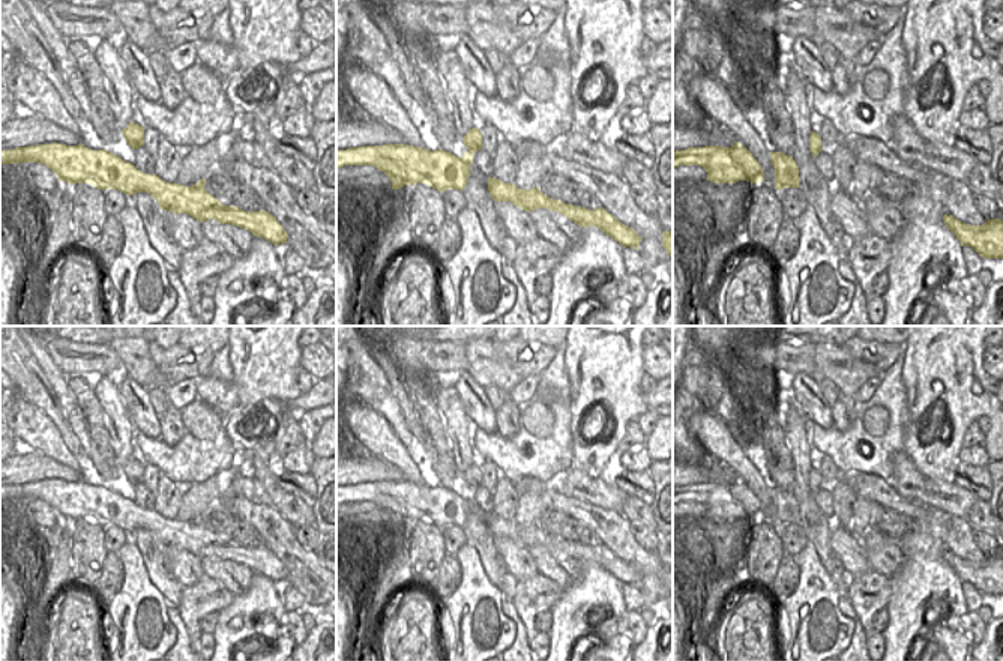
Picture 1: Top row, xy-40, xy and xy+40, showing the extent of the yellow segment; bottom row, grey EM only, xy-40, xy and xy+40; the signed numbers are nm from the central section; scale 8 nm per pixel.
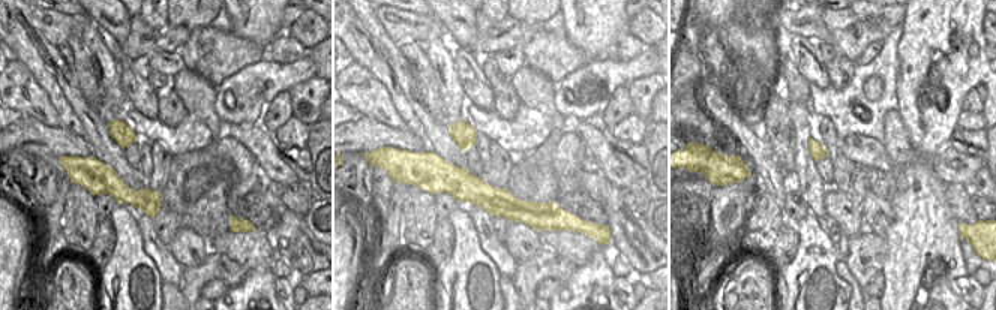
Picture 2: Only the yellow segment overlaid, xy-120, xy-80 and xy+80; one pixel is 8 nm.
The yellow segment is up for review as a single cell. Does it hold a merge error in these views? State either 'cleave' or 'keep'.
cleave

